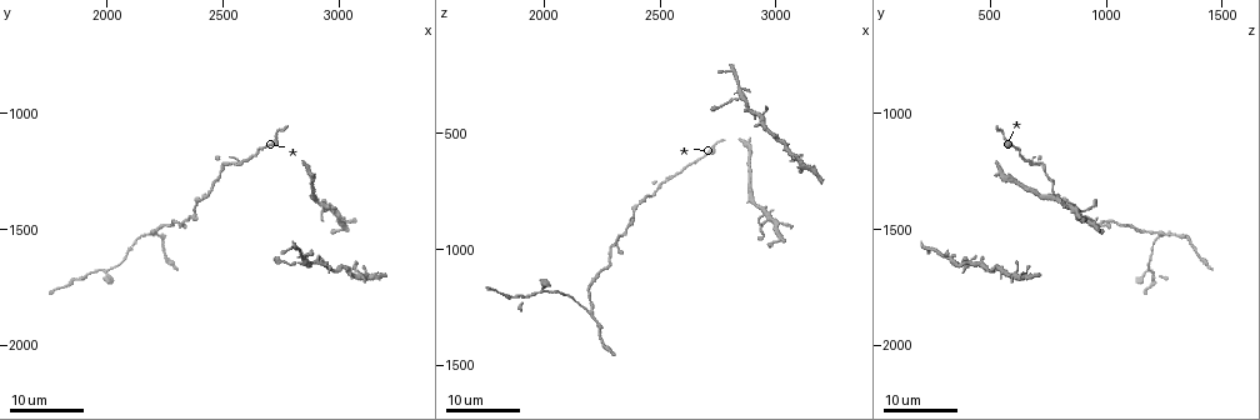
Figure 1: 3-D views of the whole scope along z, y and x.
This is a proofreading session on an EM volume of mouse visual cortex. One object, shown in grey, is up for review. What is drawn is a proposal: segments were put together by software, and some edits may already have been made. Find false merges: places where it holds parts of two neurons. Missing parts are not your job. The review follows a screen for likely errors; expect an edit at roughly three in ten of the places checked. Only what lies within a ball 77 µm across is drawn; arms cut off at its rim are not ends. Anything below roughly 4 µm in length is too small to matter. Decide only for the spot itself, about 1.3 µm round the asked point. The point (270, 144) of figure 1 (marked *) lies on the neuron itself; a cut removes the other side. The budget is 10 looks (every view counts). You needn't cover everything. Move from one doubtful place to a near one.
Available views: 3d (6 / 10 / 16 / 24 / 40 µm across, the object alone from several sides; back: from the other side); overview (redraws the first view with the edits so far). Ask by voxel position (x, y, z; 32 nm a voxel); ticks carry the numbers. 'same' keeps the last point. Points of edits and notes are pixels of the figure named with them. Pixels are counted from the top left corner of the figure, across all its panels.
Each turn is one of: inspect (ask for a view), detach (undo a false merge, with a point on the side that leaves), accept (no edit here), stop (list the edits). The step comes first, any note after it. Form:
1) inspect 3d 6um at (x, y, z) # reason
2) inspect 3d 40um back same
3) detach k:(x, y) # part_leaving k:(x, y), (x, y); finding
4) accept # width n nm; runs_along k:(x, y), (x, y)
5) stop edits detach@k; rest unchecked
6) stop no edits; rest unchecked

inspect 3d 24um at (2840, 1650, 350) # four or more arms meet

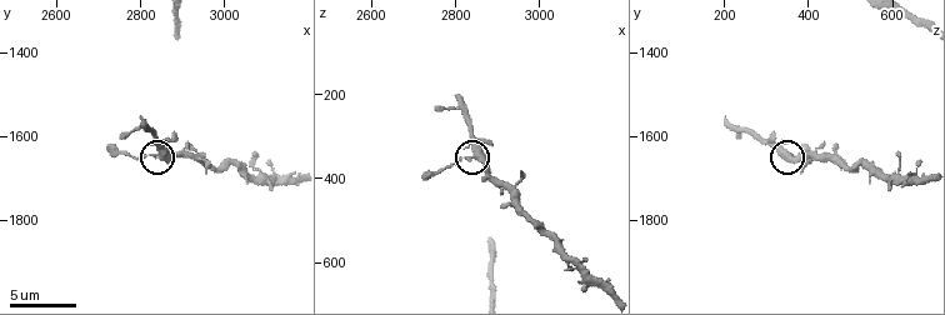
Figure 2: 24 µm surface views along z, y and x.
inspect 3d 6um at (2850, 1635, 350)

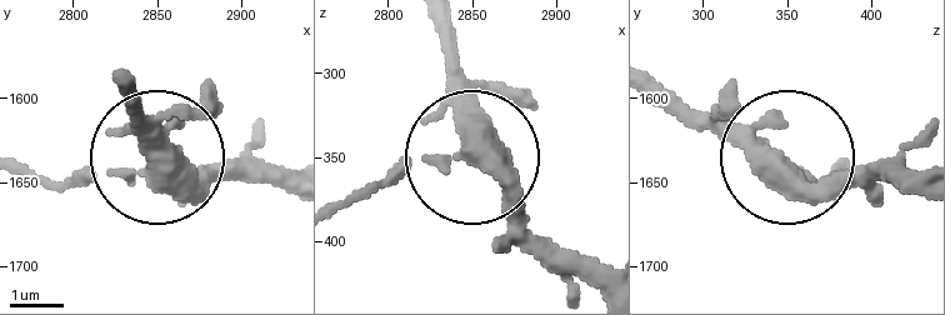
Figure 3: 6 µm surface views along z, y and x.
accept # width 380 nm; all the same neuron

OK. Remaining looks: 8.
inspect 3d 16um at (2270, 1460, 1050) # thin neck

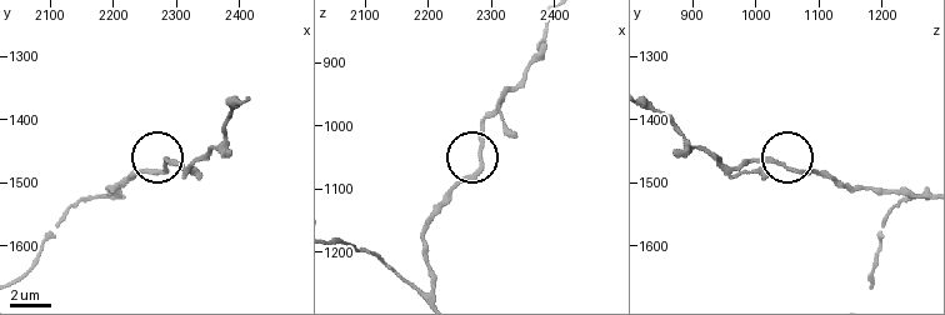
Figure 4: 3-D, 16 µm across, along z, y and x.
inspect 3d 6um at (2280, 1475, 1045)

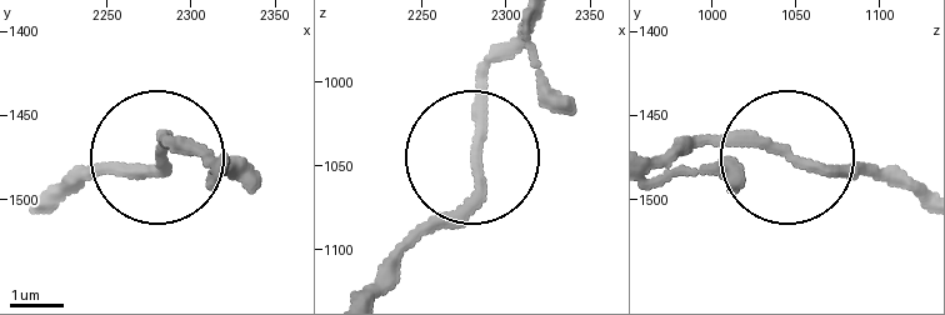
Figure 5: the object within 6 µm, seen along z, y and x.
accept # runs_along 5:(223, 163), (179, 149), (160, 163), (84, 163); continuous, no second neuron

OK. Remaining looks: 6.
inspect 3d 16um at (2180, 1520, 1270) # arms part here

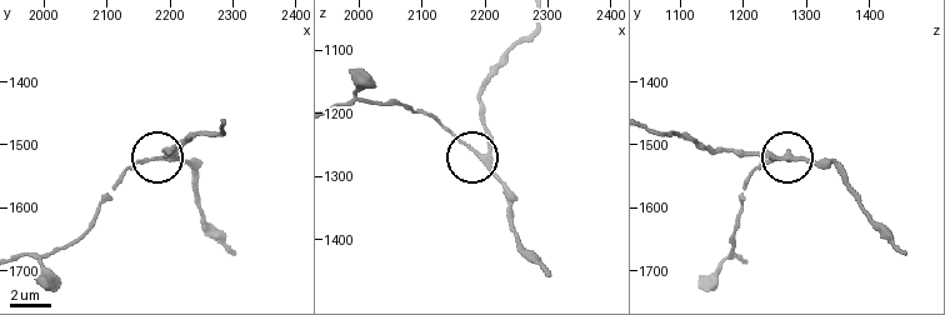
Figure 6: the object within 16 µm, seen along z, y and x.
inspect 3d 10um at (2190, 1525, 1270)

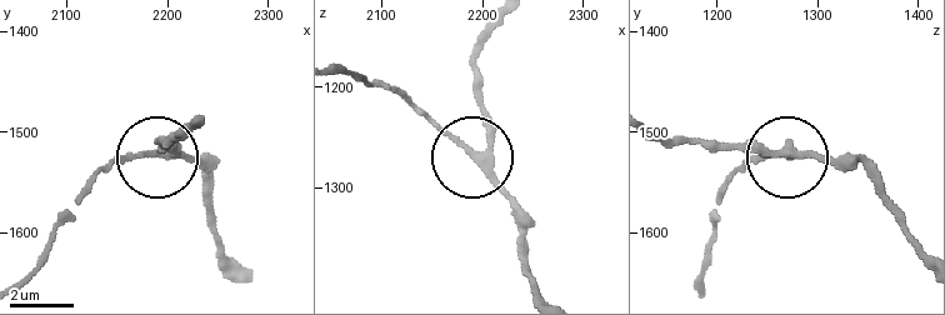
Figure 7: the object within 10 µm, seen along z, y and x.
inspect 3d 10um back at (2190, 1522, 1266)

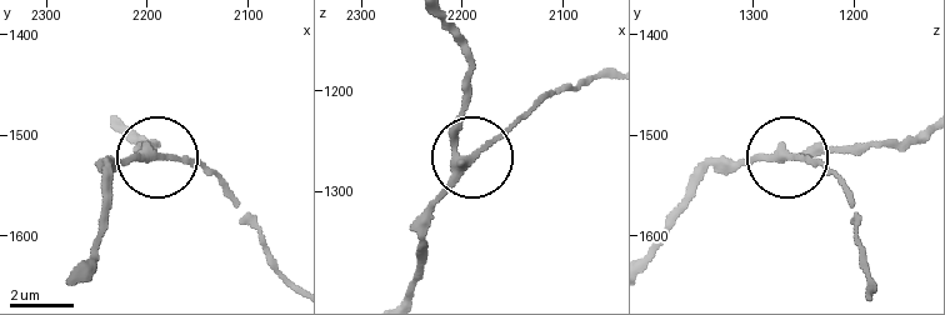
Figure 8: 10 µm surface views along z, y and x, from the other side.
accept # width 240 nm; runs_along 8:(918, 136), (786, 161), (728, 161); one neuron here

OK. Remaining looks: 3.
inspect 3d 24um at (1910, 1700, 1210) # side arm on a straight run

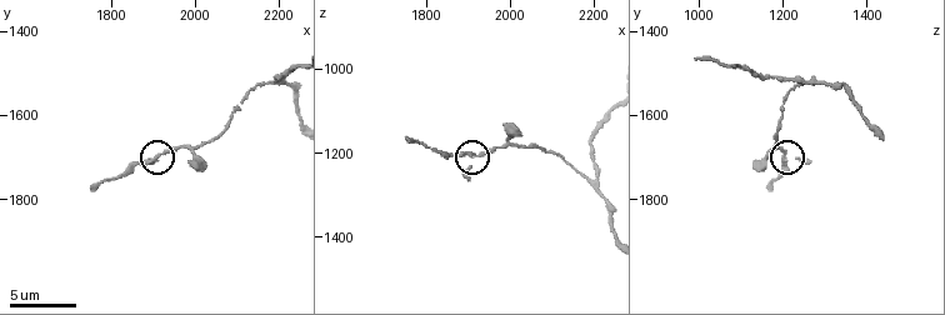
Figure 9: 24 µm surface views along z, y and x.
inspect 3d 6um at (1895, 1705, 1205)

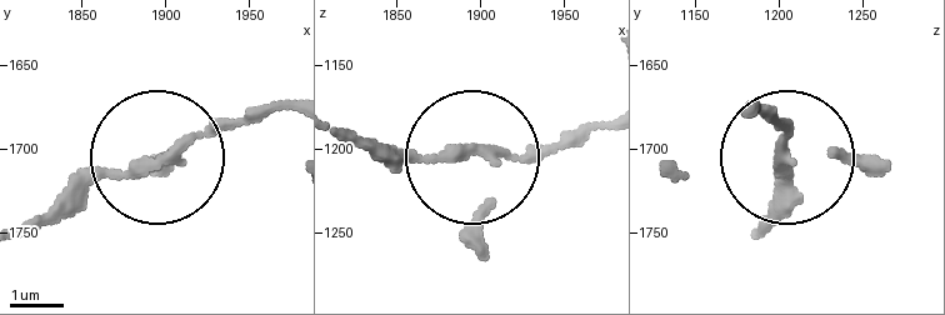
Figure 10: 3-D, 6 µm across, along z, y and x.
accept # runs_along 10:(751, 111), (788, 134), (783, 215); continuous, no second neuron

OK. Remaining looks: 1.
stop no edits; rest unchecked

